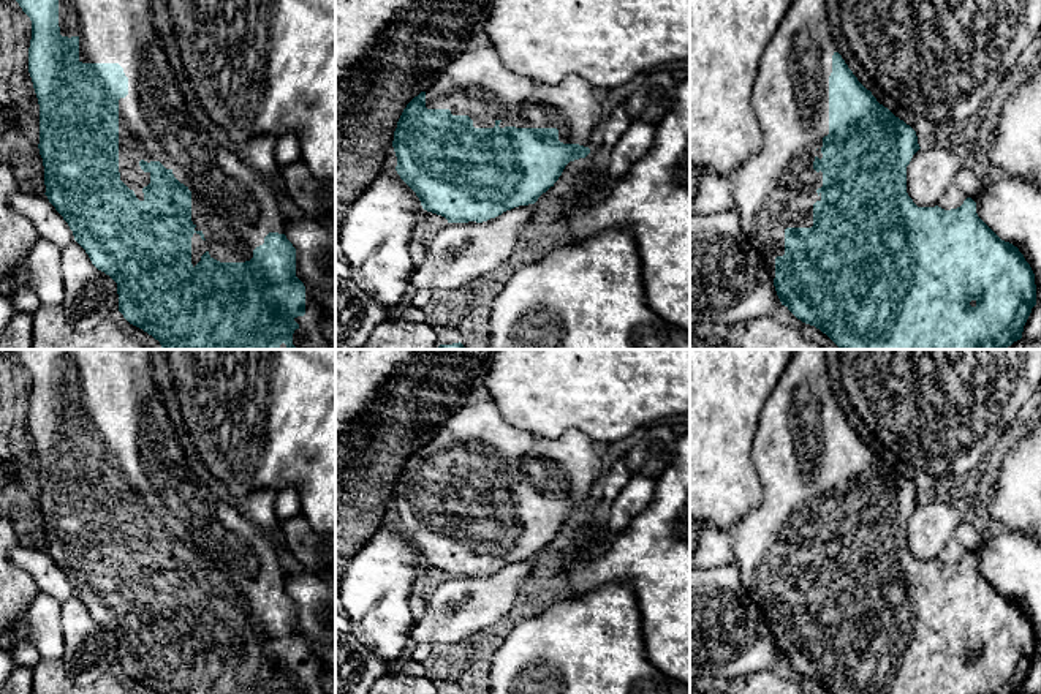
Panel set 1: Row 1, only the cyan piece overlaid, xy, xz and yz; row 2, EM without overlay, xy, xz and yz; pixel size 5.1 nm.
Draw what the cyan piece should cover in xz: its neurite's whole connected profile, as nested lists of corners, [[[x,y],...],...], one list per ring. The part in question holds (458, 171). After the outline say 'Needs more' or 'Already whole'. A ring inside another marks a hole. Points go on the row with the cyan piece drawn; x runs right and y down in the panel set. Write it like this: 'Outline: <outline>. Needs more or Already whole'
Outline: [[[492,0],[489,17],[486,19],[484,24],[484,33],[490,40],[490,46],[465,51],[460,55],[457,55],[443,70],[443,73],[437,77],[437,81],[430,87],[427,87],[424,92],[421,92],[407,104],[407,107],[403,109],[397,122],[397,128],[394,131],[392,147],[397,157],[397,166],[396,166],[397,174],[416,193],[424,210],[445,217],[448,223],[468,223],[468,221],[483,223],[514,207],[535,204],[543,193],[546,193],[551,187],[554,187],[554,183],[558,180],[565,166],[570,161],[585,158],[590,153],[590,150],[595,149],[598,139],[598,130],[604,120],[603,107],[601,107],[603,92],[620,87],[622,84],[631,81],[634,76],[642,76],[644,71],[649,68],[655,68],[668,62],[690,60],[690,0]]]. Needs more

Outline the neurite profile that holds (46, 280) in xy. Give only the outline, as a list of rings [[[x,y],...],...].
[[[38,239],[28,253],[30,289],[41,305],[60,305],[63,302],[60,250],[57,245]]]

